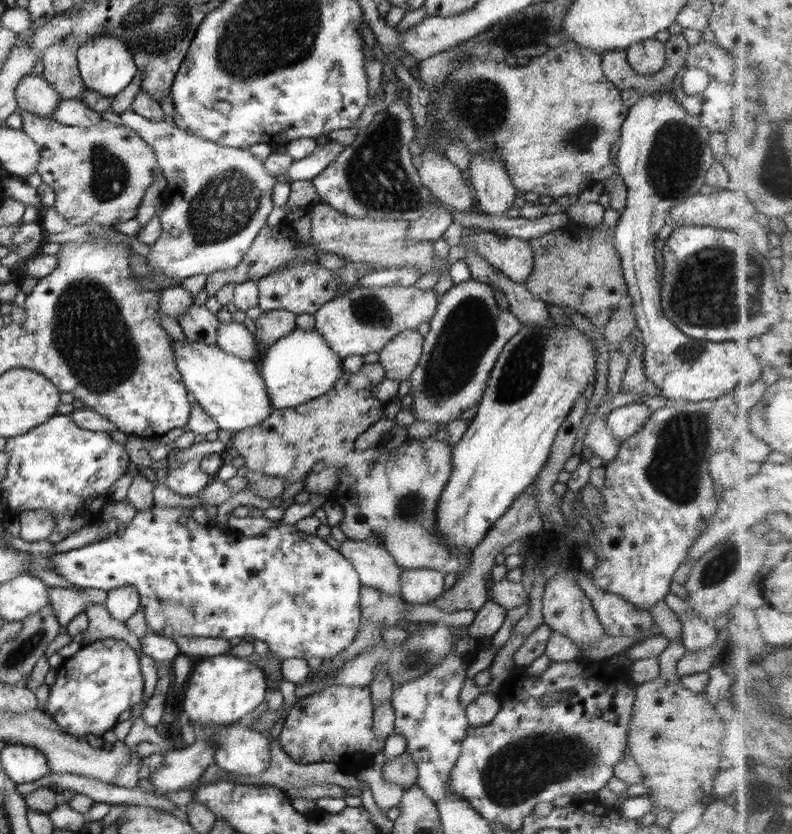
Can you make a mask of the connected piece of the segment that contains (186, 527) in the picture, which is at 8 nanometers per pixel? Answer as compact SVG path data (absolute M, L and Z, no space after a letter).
M152 505L146 510L139 510L134 518L126 524L124 533L120 535L112 534L106 540L76 548L76 550L68 550L68 552L54 553L50 558L54 568L59 575L64 575L72 584L80 588L95 588L98 590L116 590L116 588L126 588L126 586L134 586L140 594L140 602L142 612L147 622L148 630L158 636L166 638L176 638L176 636L204 636L204 638L223 638L230 640L231 638L243 638L245 636L253 636L256 640L263 640L269 647L269 653L280 660L299 658L308 661L312 657L321 658L323 660L331 660L337 656L342 650L345 650L356 637L358 629L360 629L360 619L362 618L362 610L360 608L360 581L356 569L339 550L336 550L324 539L318 535L306 534L300 531L296 525L290 523L280 523L280 525L272 525L266 530L265 534L246 536L238 532L236 529L218 529L214 527L214 521L211 525L198 523L190 515L190 509L184 507L161 507Z

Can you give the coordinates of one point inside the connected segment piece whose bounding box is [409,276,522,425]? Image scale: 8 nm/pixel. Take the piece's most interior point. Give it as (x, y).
(469, 330)

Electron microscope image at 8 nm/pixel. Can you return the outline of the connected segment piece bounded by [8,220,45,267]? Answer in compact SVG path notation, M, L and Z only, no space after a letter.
M37 220L31 223L24 223L20 230L17 230L15 234L12 234L10 238L10 243L8 247L17 248L19 247L20 252L18 252L19 260L15 267L22 266L26 260L38 256L42 252L43 245L45 244L45 231L41 226L40 221Z

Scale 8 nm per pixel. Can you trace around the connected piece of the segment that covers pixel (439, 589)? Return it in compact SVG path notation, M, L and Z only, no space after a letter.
M426 568L408 570L400 573L401 597L408 602L430 603L444 594L444 576L438 570Z

